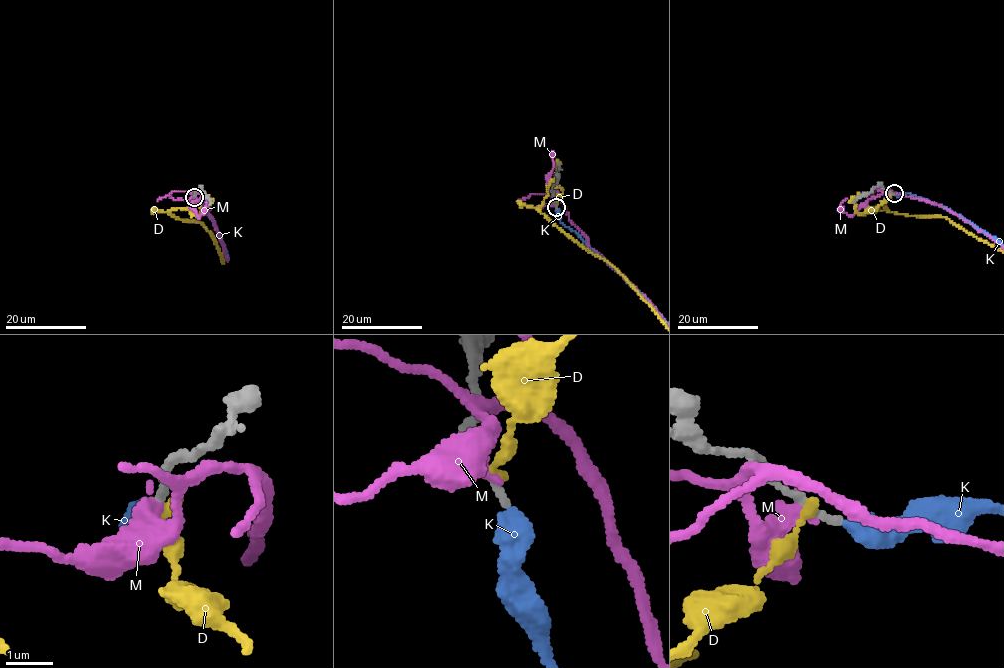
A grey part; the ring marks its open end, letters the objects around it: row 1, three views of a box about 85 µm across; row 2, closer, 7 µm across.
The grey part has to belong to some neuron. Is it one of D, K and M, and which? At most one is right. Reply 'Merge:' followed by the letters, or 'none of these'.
Merge: K

